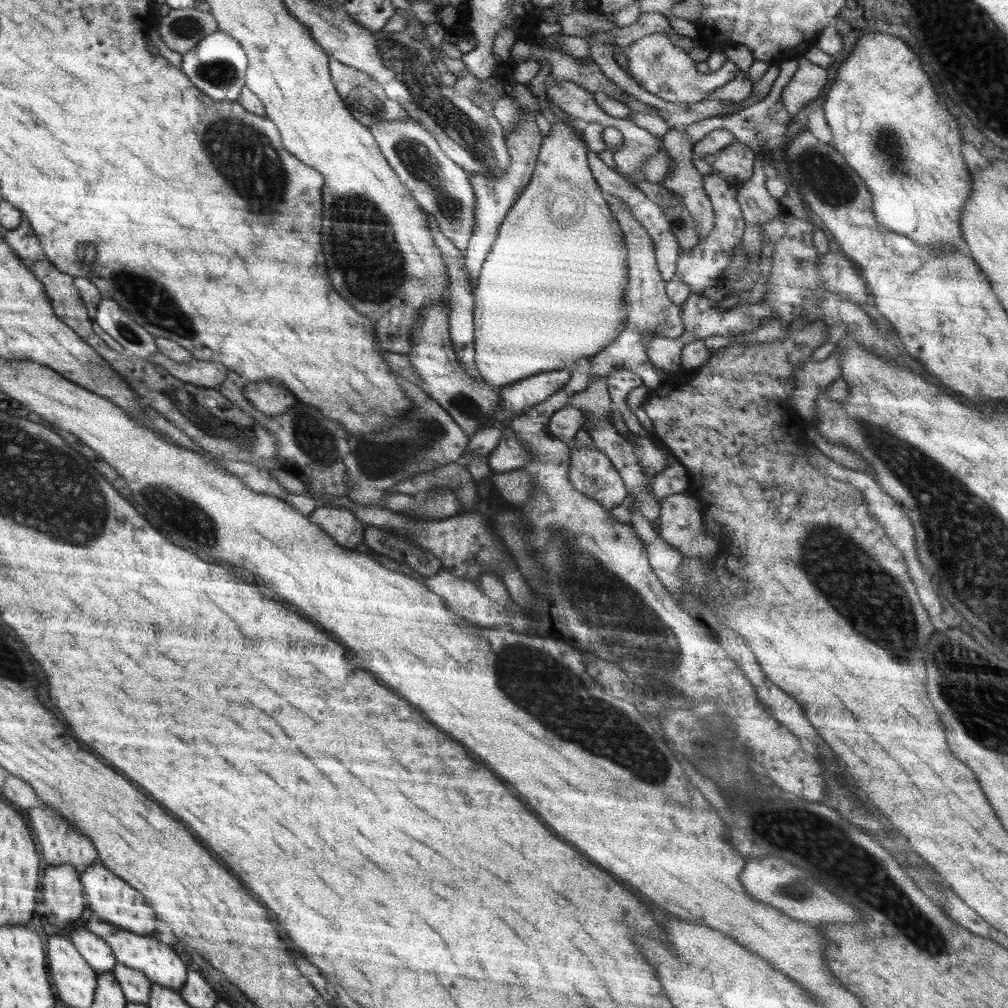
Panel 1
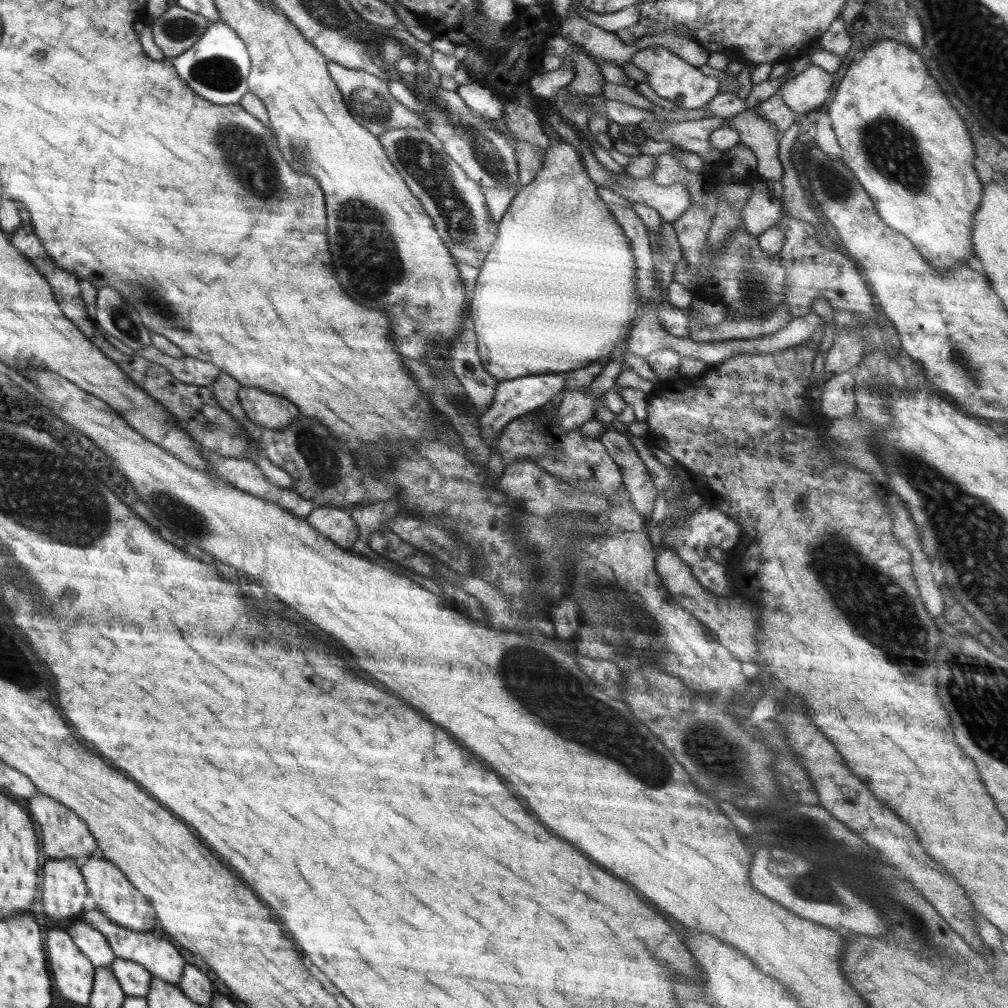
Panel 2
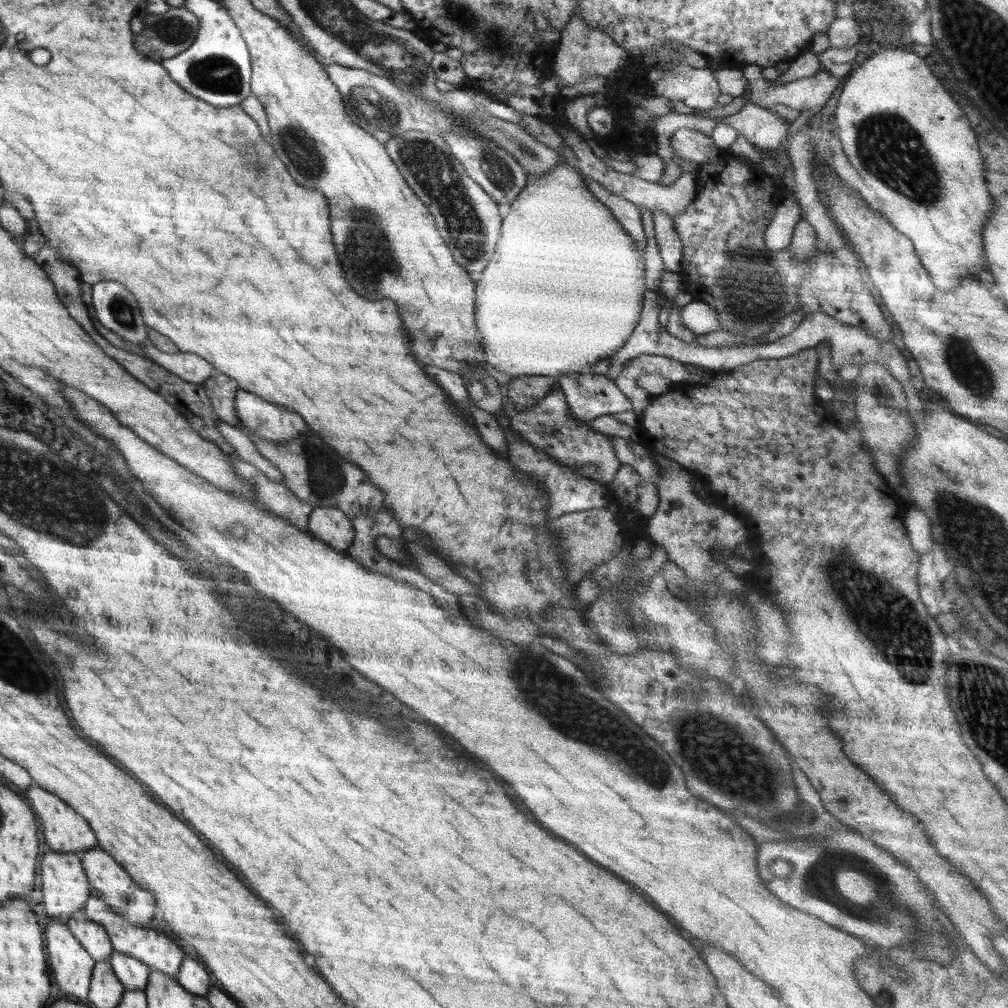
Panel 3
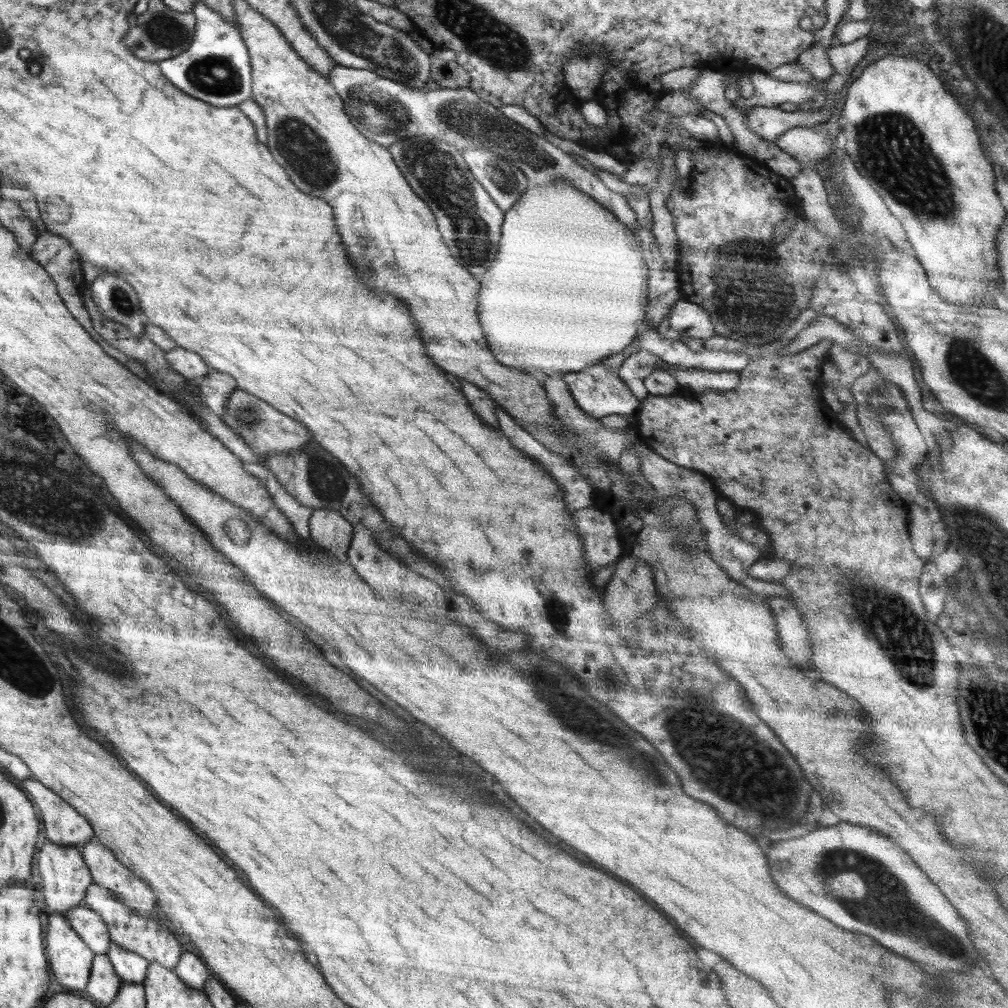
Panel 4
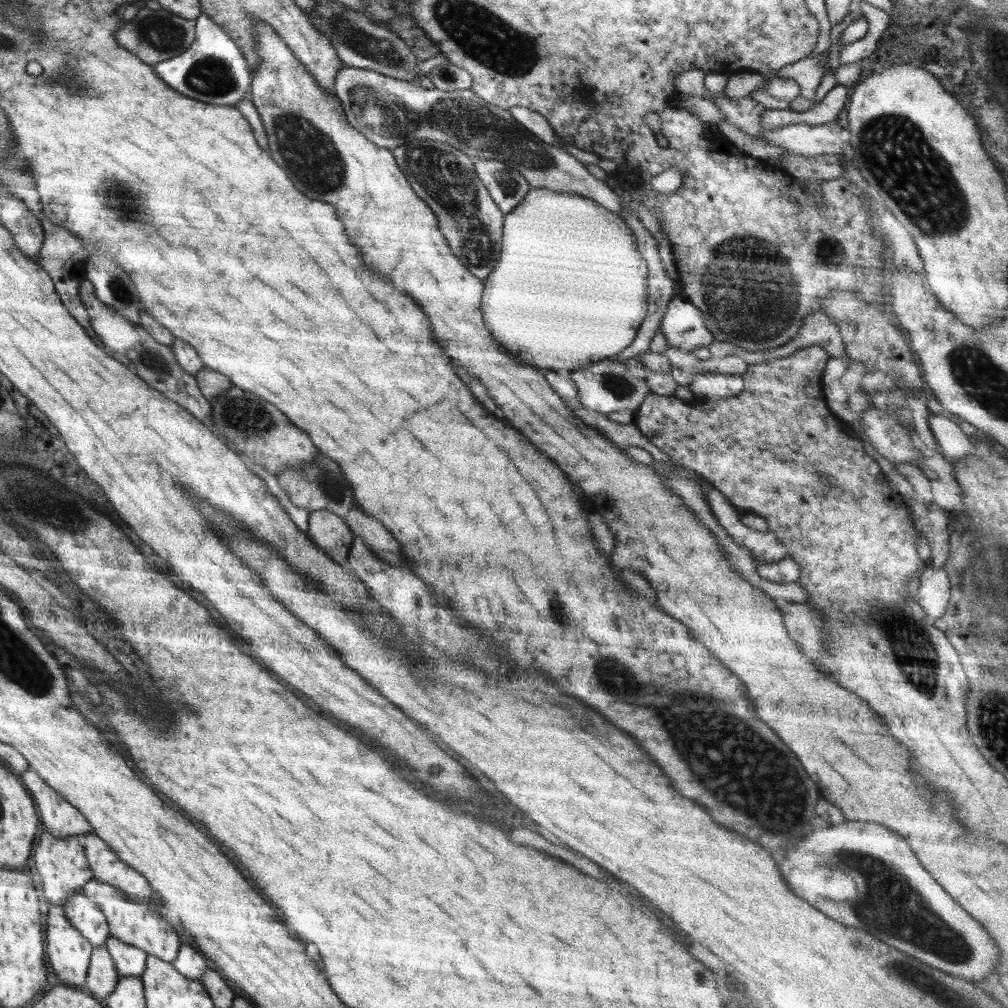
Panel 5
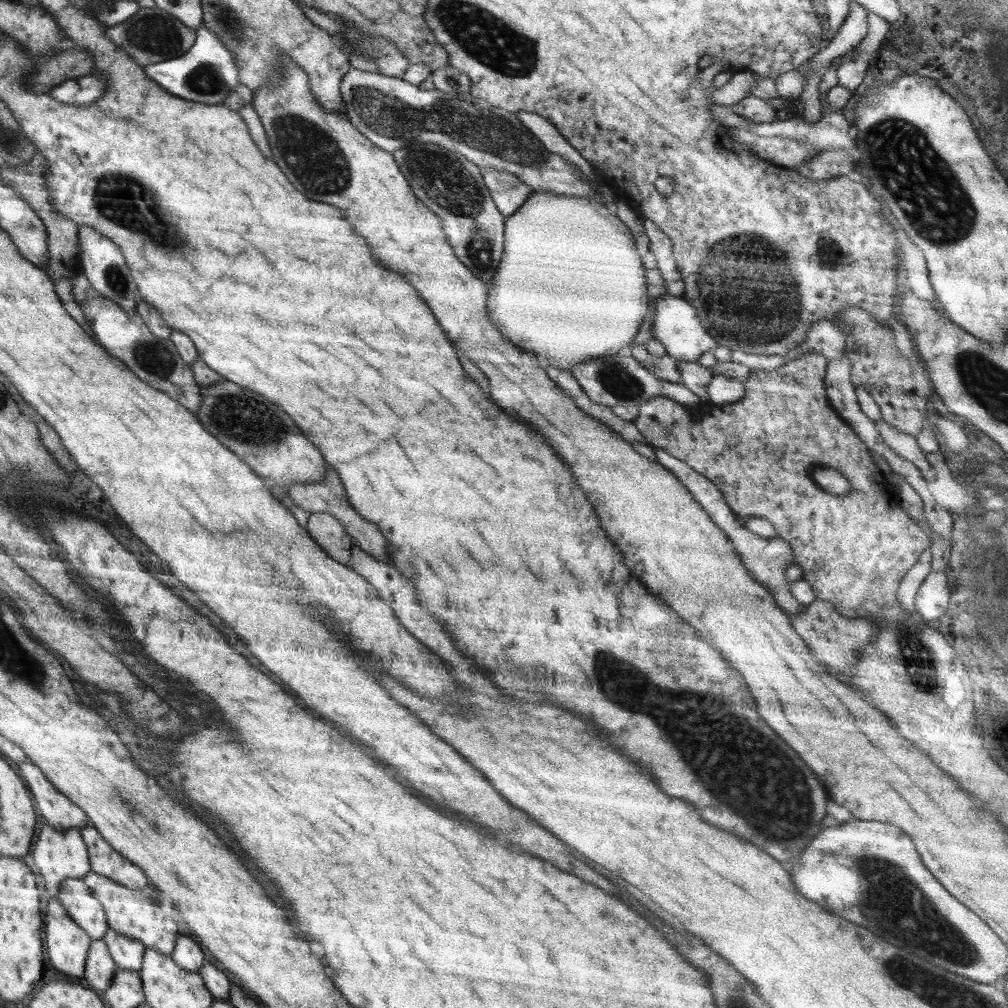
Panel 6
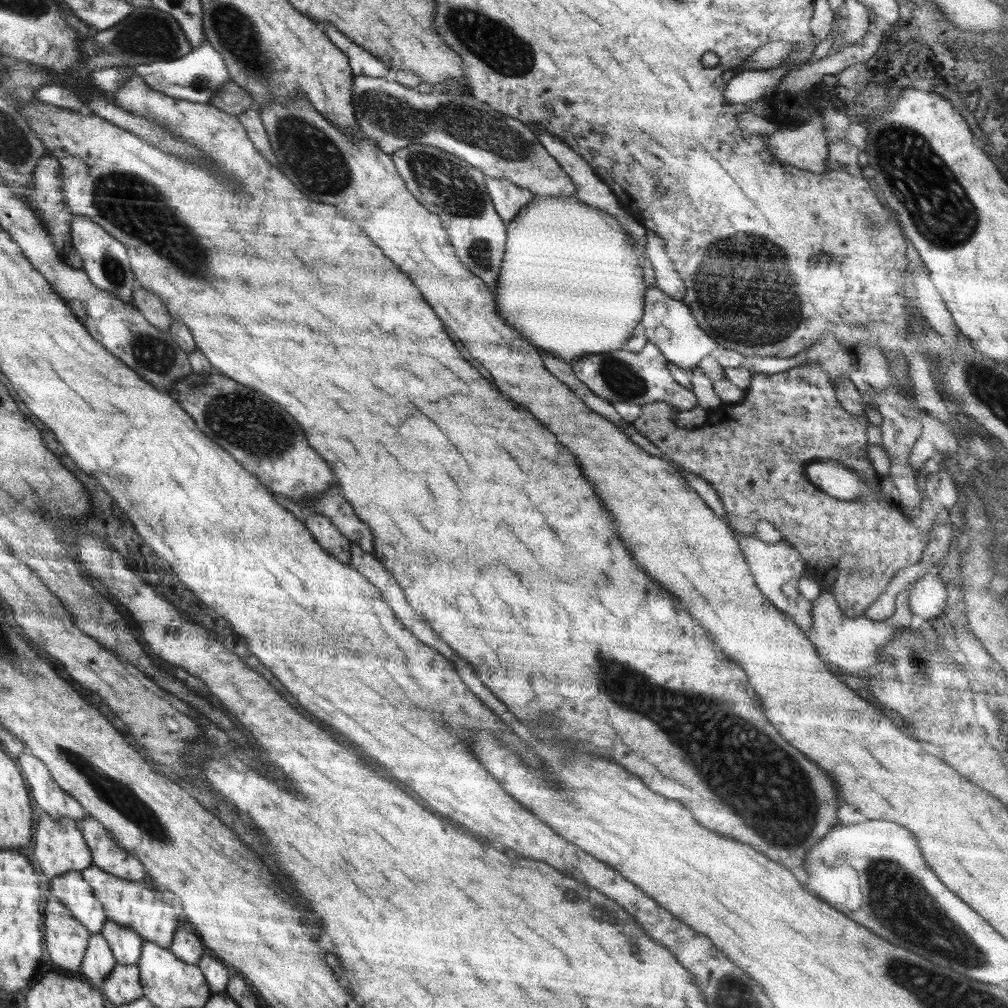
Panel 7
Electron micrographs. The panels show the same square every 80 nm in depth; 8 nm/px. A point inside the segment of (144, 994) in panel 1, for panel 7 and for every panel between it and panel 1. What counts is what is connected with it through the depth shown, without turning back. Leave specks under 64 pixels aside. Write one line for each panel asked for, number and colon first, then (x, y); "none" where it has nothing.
2: (134, 979)
3: (133, 973)
4: (130, 967)
5: (130, 961)
6: (128, 953)
7: (126, 945)

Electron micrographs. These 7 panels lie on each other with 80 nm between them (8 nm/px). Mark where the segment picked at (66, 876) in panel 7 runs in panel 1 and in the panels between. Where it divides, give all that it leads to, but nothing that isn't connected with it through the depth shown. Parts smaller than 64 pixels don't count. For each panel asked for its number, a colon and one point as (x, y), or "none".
1: (99, 955)
2: (92, 942)
3: (92, 935)
4: (90, 925)
5: (81, 911)
6: (75, 896)

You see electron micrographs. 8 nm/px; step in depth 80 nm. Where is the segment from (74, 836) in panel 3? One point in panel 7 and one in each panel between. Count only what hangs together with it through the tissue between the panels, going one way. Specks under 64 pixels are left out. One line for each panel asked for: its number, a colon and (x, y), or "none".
4: (64, 825)
5: (61, 818)
6: (58, 812)
7: (49, 797)

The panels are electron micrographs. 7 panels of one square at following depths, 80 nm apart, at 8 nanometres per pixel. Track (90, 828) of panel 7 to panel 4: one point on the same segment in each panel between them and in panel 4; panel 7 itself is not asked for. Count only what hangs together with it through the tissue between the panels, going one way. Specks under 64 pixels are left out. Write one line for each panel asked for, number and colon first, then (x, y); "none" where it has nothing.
4: (109, 872)
5: (104, 861)
6: (105, 860)

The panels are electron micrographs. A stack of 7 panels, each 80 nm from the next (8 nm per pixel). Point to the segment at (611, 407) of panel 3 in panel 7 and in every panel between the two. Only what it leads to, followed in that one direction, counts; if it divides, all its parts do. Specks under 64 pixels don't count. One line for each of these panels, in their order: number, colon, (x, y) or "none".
4: (598, 391)
5: (607, 385)
6: (620, 379)
7: (640, 378)

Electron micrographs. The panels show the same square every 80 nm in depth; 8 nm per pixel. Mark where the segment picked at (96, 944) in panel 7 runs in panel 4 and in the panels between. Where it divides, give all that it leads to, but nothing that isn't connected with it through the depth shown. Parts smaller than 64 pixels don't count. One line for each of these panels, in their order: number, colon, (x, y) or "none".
4: (104, 984)
5: (102, 976)
6: (100, 968)

